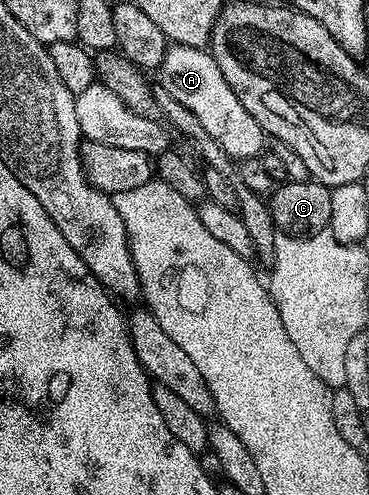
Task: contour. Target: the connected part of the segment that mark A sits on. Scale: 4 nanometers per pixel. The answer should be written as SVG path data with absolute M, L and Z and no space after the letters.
M171 44L164 55L160 76L160 85L200 119L205 131L220 143L220 147L224 147L235 162L257 158L263 152L262 144L268 141L267 134L263 133L260 123L244 111L244 103L236 99L236 91L228 87L224 75L220 75L216 59L206 49Z

